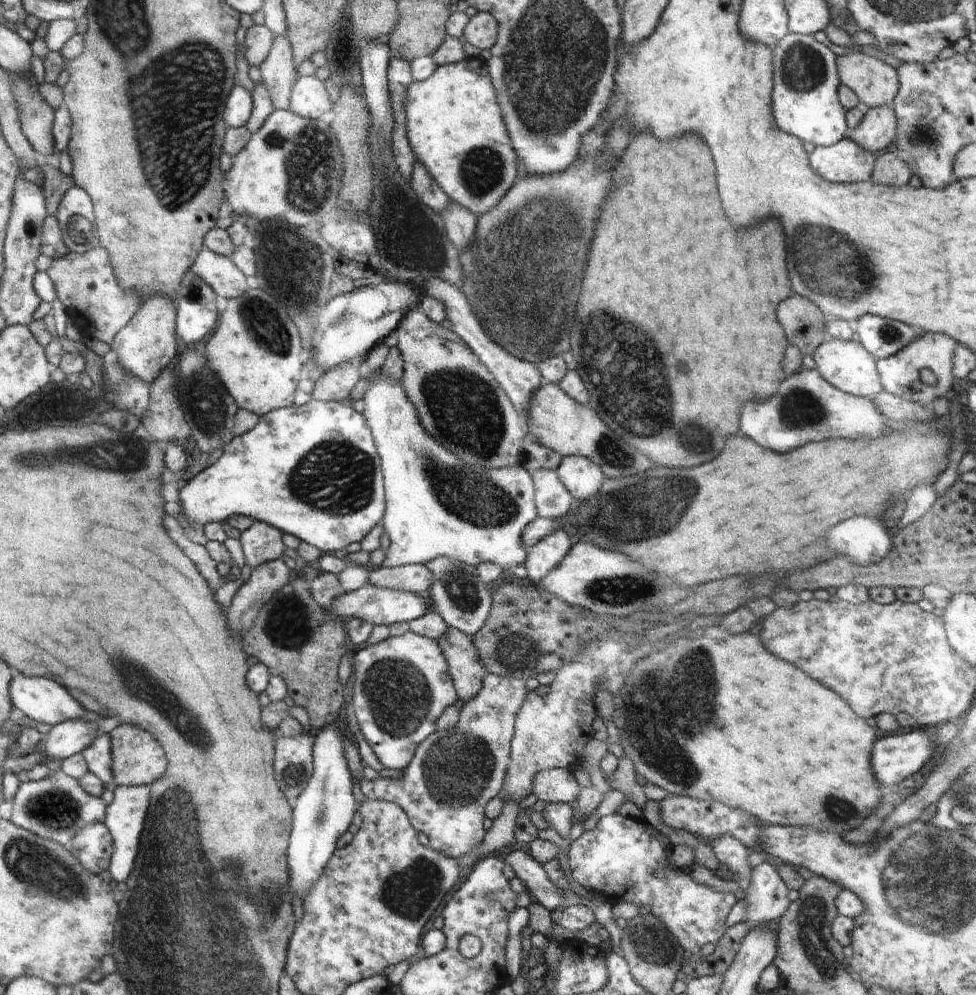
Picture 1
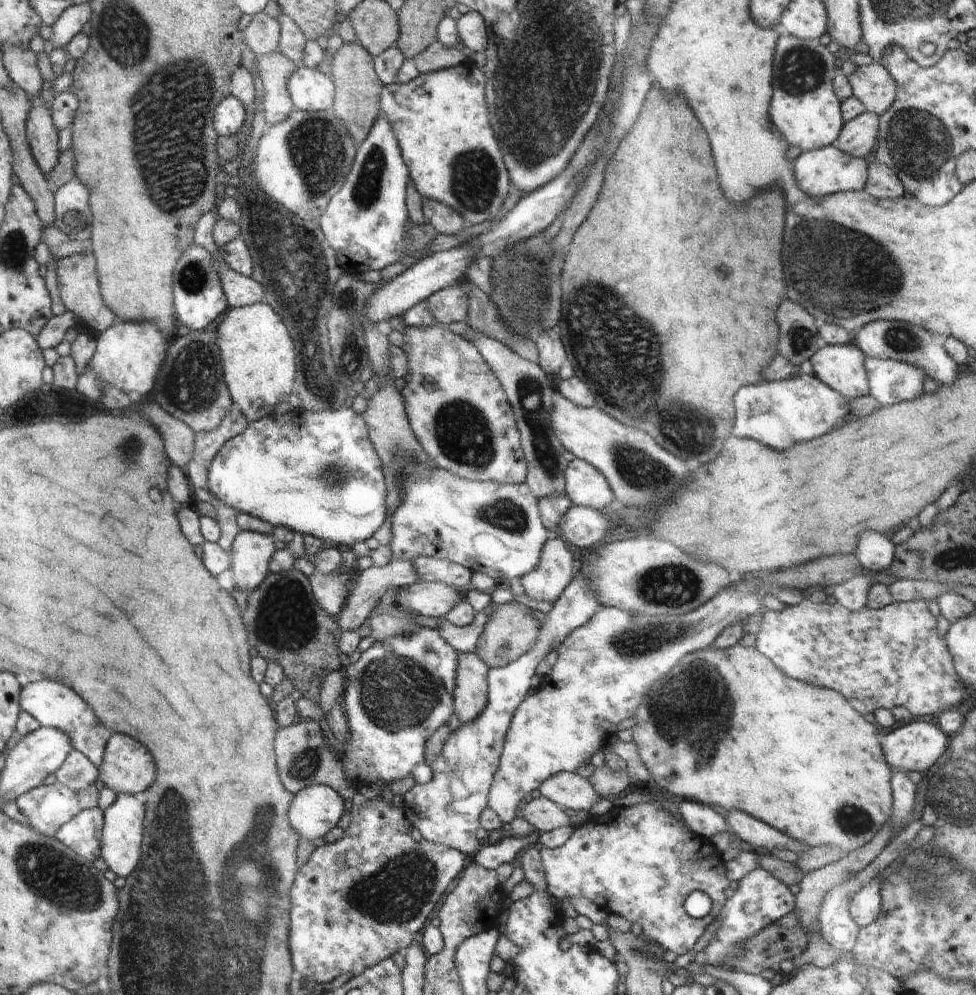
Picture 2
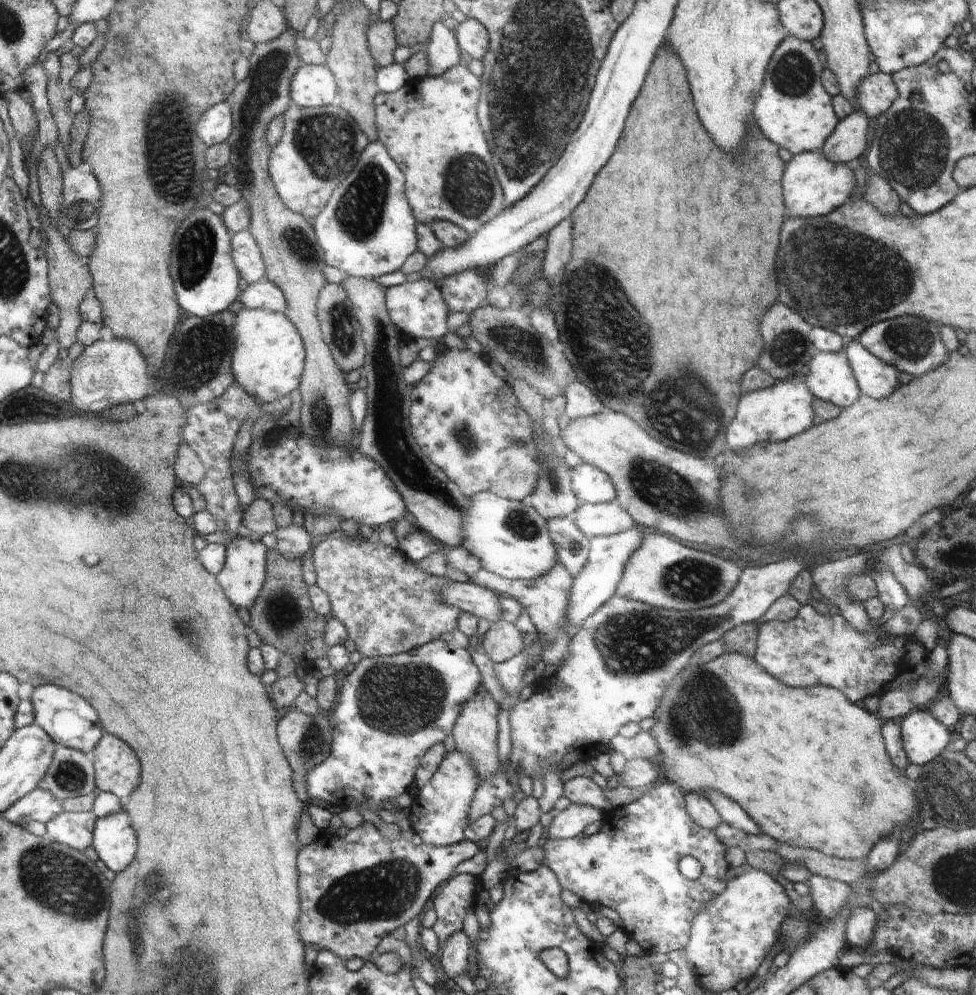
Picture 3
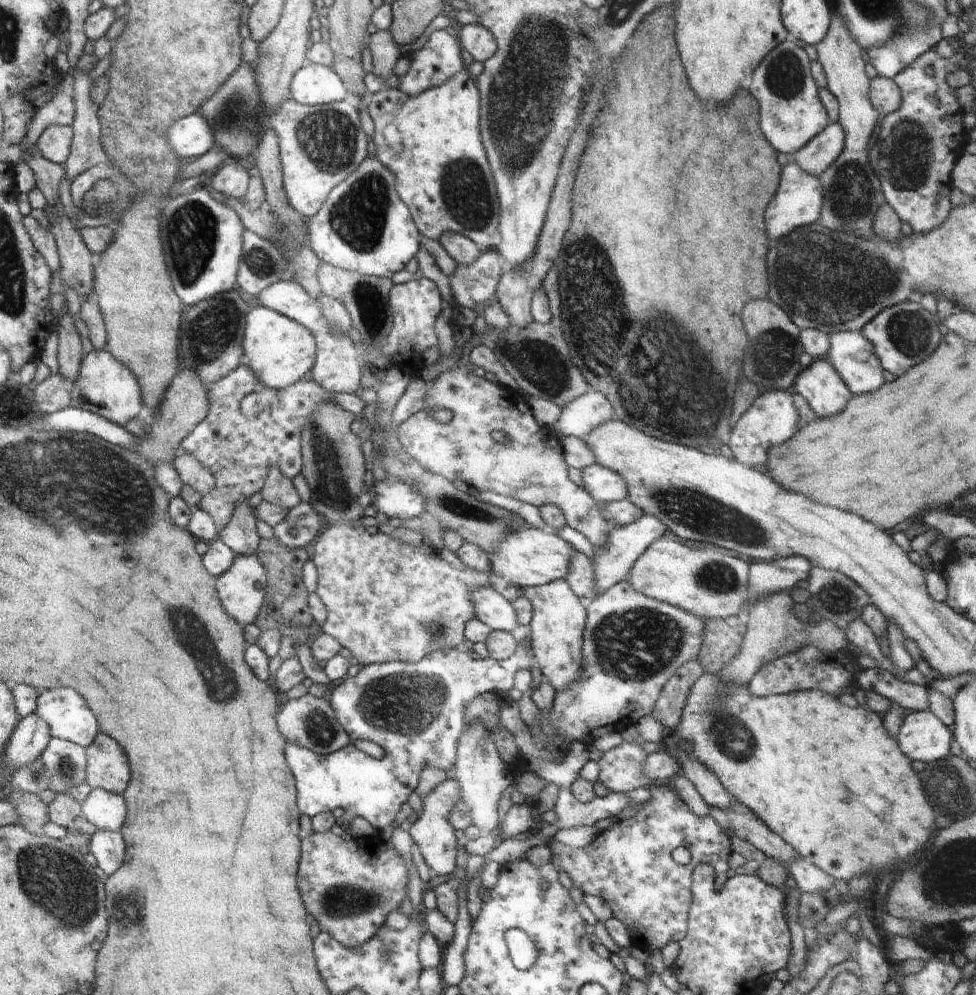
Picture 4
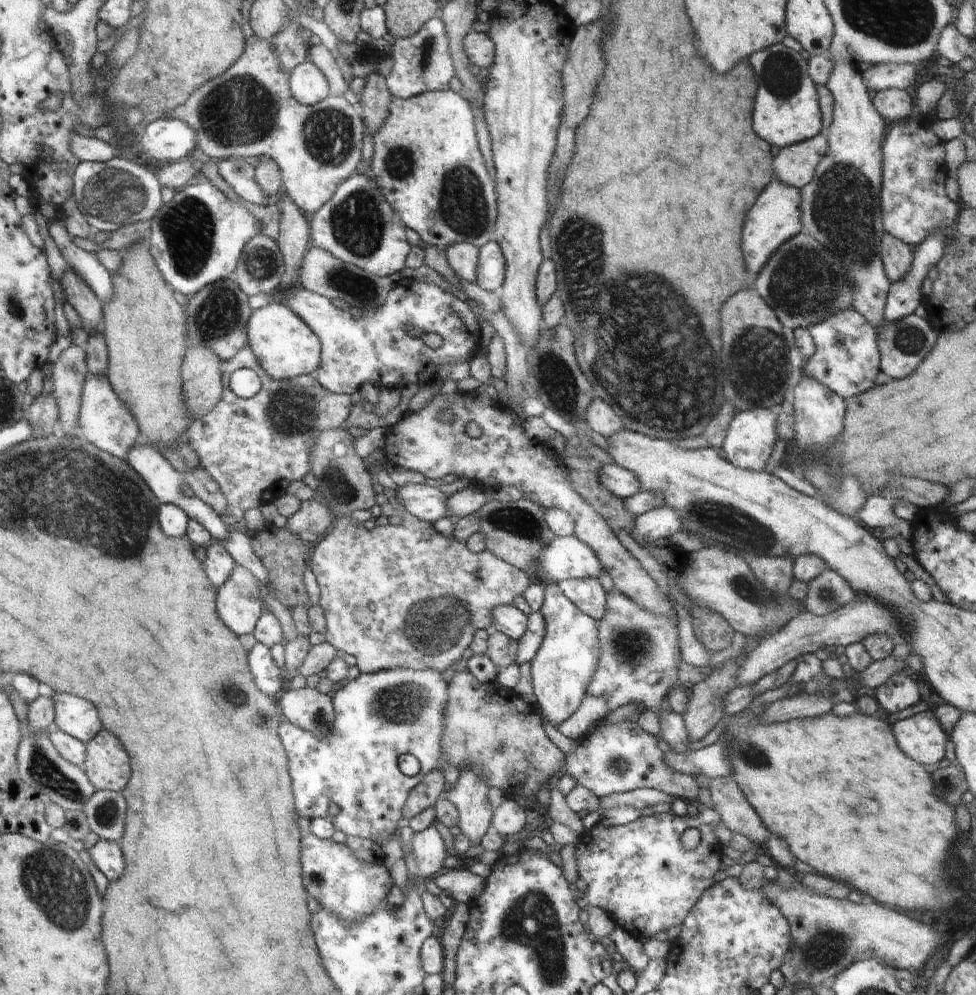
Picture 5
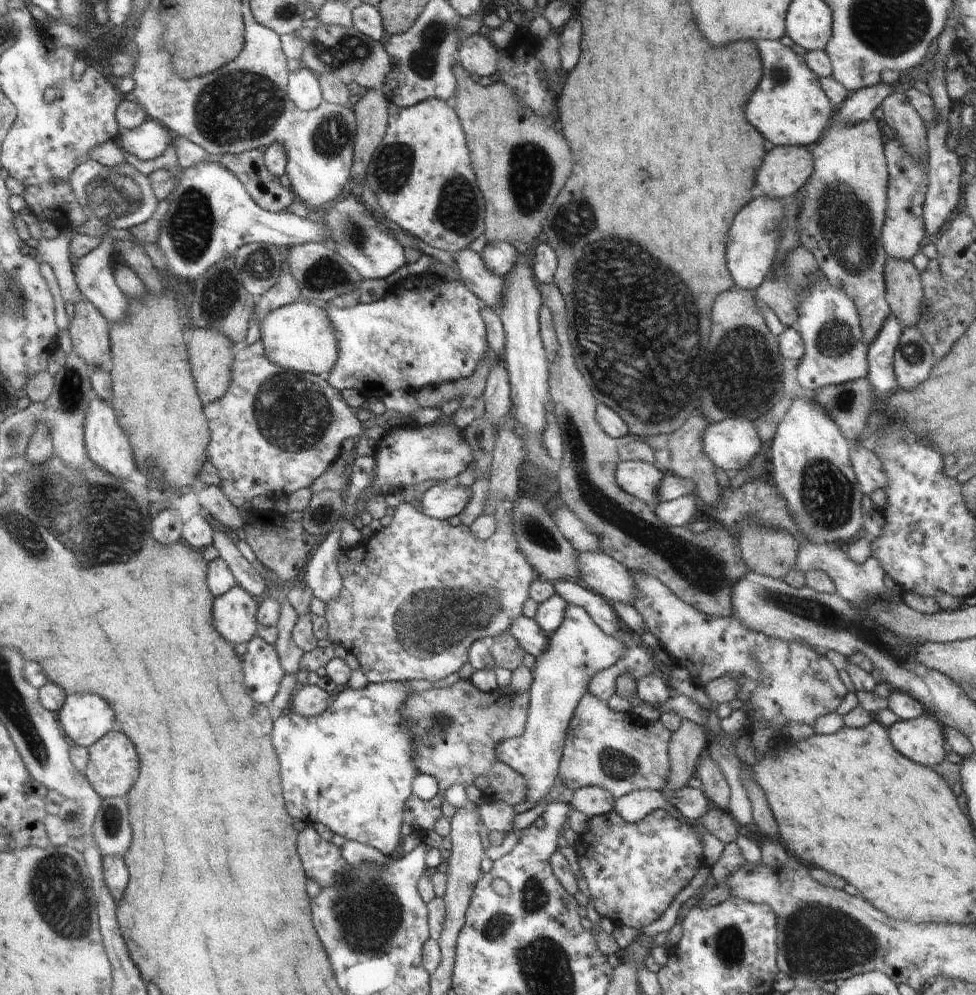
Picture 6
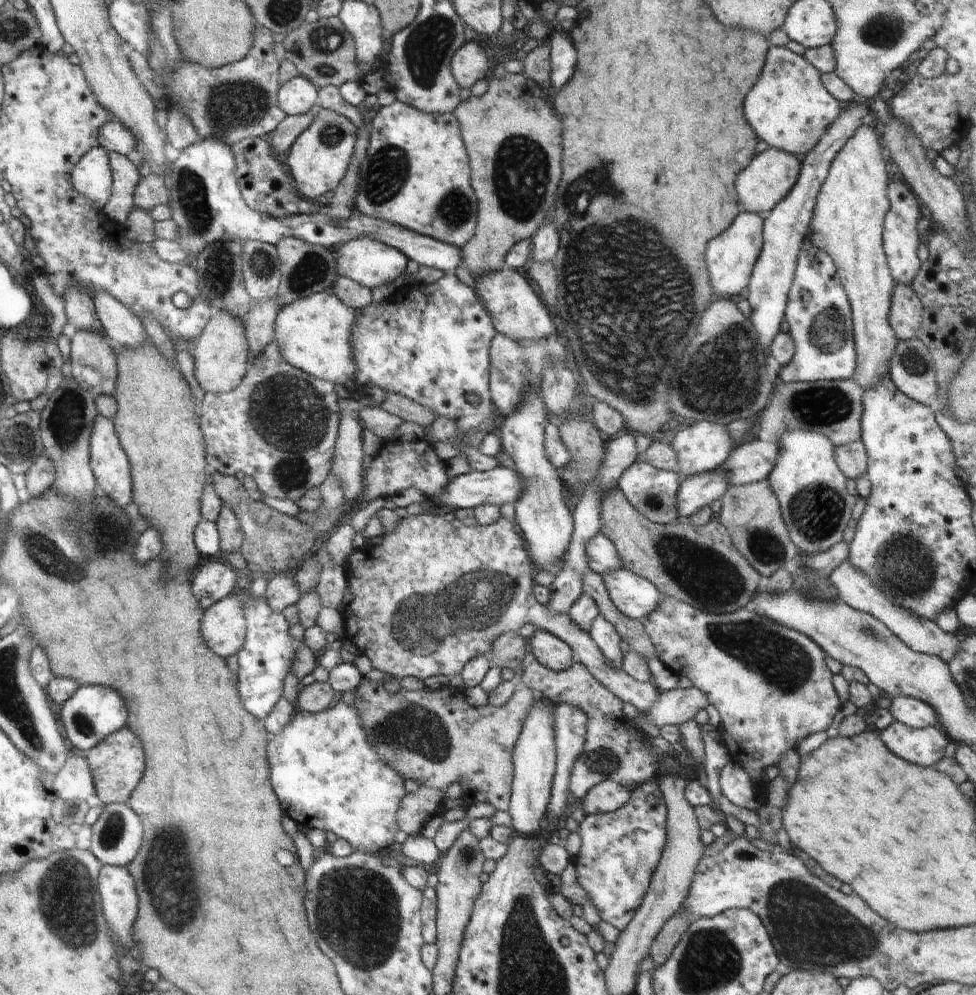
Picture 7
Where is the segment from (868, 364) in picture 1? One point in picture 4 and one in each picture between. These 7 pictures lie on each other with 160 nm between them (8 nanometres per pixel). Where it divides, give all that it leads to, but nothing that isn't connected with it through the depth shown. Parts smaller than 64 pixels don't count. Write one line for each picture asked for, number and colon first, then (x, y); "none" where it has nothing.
2: (842, 367)
3: (830, 377)
4: (825, 390)

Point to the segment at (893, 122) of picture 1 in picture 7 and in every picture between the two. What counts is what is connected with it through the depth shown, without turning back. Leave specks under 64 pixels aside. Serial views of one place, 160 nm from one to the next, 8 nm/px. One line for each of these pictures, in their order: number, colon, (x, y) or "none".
2: (859, 136)
3: (847, 143)
4: (819, 153)
5: (795, 165)
6: (786, 169)
7: (771, 175)

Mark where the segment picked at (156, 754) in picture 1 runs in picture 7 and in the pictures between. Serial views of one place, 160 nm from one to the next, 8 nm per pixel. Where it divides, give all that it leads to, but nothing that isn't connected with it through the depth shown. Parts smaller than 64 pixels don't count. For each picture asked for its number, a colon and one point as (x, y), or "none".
2: (127, 767)
3: (117, 770)
4: (107, 766)
5: (107, 765)
6: (112, 767)
7: (116, 764)

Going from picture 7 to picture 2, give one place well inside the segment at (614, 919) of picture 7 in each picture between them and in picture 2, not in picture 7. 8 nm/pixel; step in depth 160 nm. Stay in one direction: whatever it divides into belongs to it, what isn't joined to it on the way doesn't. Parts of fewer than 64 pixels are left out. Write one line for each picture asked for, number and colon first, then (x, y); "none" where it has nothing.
2: (639, 862)
3: (631, 865)
4: (629, 865)
5: (639, 873)
6: (633, 870)

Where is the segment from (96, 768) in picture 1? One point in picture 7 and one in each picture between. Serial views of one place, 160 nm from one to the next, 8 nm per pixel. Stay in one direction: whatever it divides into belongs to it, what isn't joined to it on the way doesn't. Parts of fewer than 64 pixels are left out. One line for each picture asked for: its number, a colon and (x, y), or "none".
2: (54, 705)
3: (70, 721)
4: (64, 711)
5: (75, 716)
6: (84, 718)
7: (92, 714)

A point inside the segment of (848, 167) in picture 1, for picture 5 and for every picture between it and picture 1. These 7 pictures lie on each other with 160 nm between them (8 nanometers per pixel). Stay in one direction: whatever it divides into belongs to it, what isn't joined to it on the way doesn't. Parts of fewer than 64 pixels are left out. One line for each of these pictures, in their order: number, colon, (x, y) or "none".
2: (827, 170)
3: (813, 186)
4: (799, 201)
5: (776, 217)

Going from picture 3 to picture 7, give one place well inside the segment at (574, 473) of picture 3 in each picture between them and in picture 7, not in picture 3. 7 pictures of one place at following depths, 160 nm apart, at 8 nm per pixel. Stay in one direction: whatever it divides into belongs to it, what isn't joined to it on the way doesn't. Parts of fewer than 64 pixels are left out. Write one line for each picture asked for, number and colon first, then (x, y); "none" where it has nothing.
4: (604, 485)
5: (623, 483)
6: (641, 479)
7: (653, 492)

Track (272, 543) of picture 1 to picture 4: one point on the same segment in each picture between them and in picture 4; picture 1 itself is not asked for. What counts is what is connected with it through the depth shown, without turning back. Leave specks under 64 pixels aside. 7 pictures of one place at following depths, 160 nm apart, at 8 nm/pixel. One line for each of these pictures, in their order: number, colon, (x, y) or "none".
2: (251, 553)
3: (242, 577)
4: (242, 587)

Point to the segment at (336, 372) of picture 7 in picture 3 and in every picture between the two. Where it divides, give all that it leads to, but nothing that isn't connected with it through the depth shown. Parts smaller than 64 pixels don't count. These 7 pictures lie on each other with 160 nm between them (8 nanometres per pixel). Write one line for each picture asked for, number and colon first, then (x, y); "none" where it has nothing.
3: (269, 355)
4: (279, 351)
5: (285, 345)
6: (299, 336)

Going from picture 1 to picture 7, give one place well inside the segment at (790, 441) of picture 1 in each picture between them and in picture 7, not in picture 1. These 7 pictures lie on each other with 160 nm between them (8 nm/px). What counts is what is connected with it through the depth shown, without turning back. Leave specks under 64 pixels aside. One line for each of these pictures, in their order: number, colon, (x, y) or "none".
2: (779, 414)
3: (779, 412)
4: (771, 419)
5: (751, 436)
6: (732, 444)
7: (702, 447)

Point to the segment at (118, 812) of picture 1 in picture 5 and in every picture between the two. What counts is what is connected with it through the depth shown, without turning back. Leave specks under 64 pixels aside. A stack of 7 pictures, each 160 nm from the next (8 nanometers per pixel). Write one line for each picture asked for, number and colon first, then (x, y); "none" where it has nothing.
2: (122, 829)
3: (114, 840)
4: (108, 847)
5: (106, 855)

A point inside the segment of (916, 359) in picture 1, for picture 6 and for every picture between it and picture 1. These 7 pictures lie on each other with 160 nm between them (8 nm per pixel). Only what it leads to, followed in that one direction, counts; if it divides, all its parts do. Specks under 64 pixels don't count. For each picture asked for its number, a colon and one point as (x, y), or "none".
2: (891, 382)
3: (878, 379)
4: (853, 356)
5: (846, 360)
6: (835, 353)

